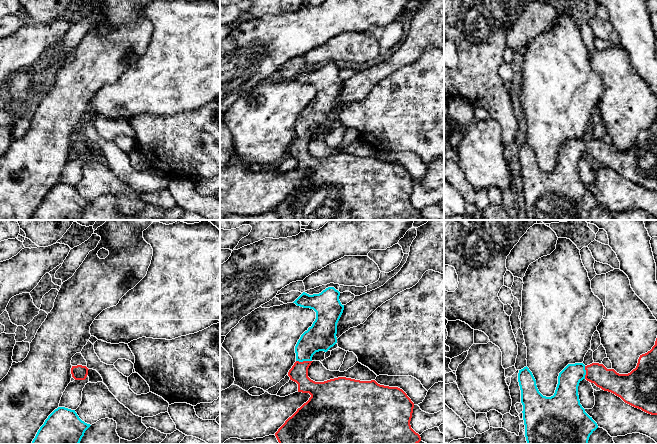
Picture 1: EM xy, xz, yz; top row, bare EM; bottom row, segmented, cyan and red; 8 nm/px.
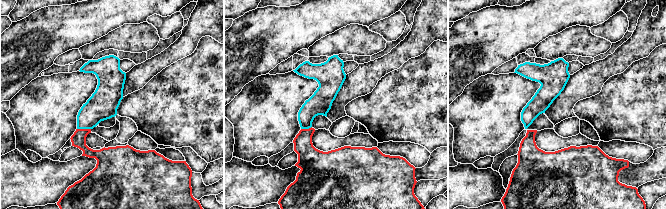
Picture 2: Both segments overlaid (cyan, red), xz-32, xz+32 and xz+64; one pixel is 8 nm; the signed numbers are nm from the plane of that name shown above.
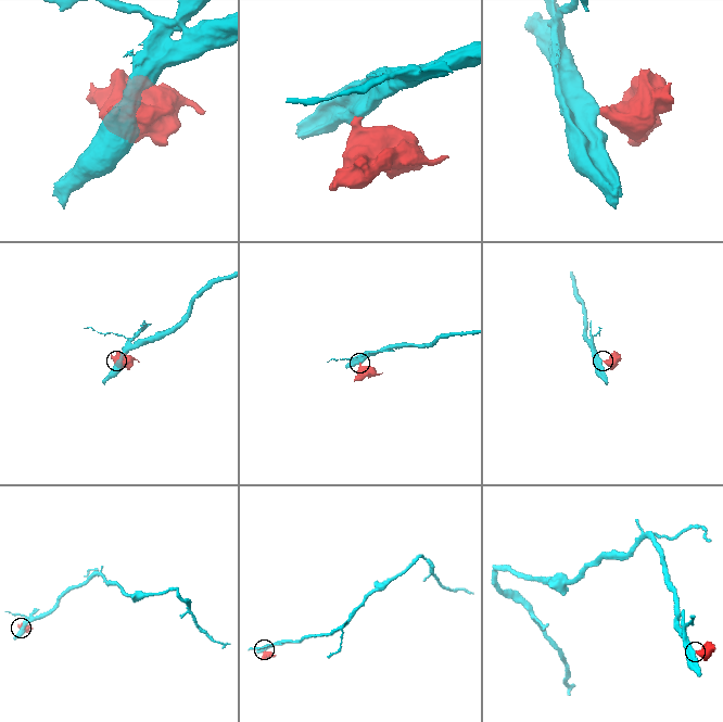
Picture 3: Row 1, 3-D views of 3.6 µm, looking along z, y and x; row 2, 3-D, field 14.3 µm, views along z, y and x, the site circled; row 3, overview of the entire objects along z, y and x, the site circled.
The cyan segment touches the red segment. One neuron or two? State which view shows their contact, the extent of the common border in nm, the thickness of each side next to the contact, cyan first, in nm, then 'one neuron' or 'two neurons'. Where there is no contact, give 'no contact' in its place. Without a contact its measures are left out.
meets cyan in xz; contact 130 nm long; 240 nm thick on the cyan side, 150 nm on the other; one neuron

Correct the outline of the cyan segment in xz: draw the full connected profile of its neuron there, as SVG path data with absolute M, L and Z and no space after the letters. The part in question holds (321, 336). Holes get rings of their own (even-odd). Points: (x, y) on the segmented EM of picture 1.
M328 287L319 294L309 295L303 292L293 303L316 312L312 326L305 331L295 346L296 362L288 372L290 380L298 384L298 392L309 393L311 397L289 417L278 429L275 436L279 444L418 444L421 437L410 425L414 403L398 387L378 384L375 380L360 381L338 377L324 382L315 382L308 377L308 368L316 352L327 352L337 343L337 323L343 313L344 305L339 300L340 292Z

